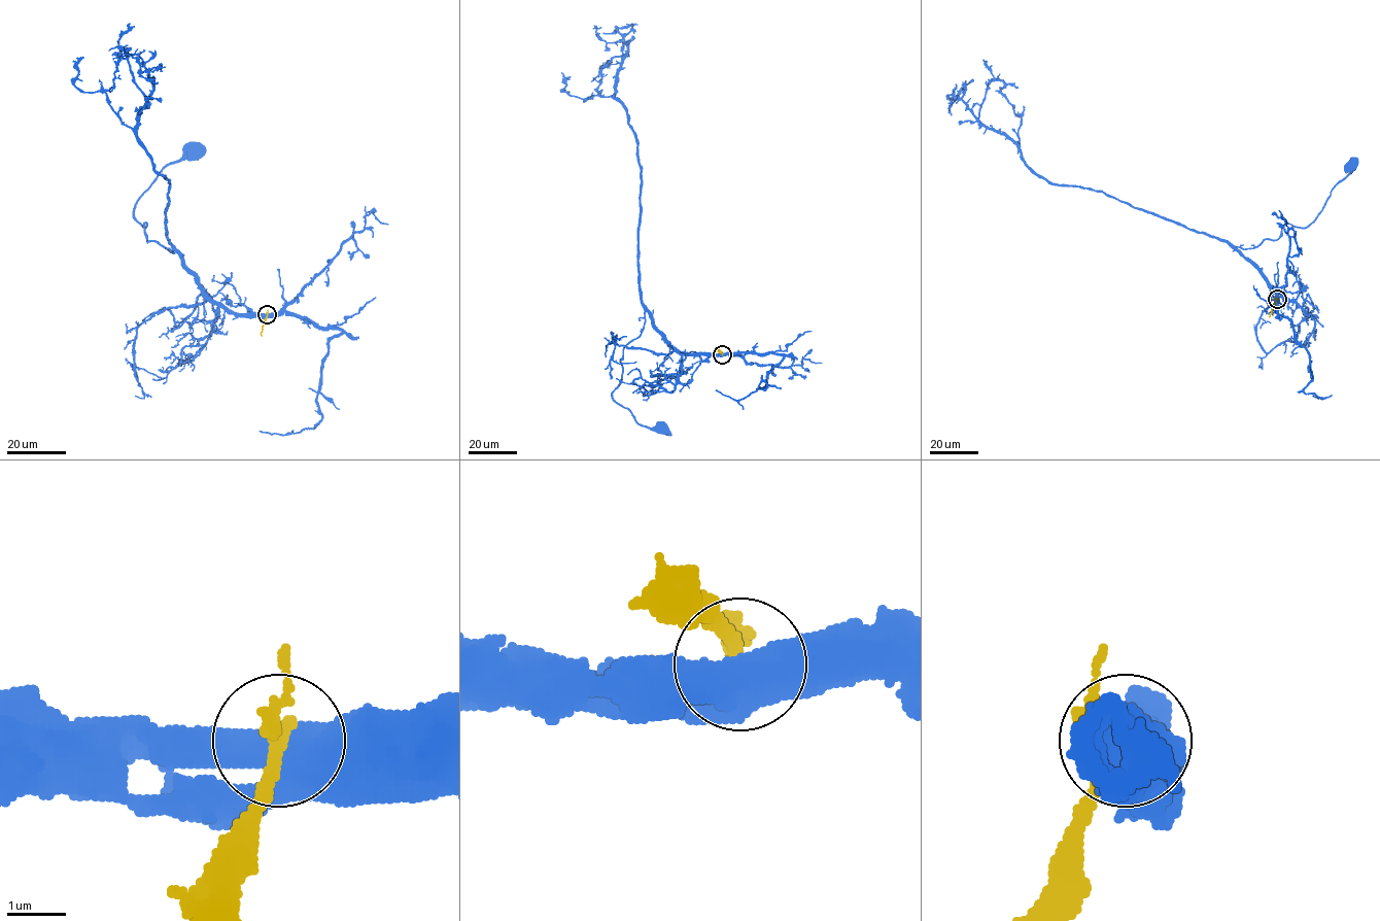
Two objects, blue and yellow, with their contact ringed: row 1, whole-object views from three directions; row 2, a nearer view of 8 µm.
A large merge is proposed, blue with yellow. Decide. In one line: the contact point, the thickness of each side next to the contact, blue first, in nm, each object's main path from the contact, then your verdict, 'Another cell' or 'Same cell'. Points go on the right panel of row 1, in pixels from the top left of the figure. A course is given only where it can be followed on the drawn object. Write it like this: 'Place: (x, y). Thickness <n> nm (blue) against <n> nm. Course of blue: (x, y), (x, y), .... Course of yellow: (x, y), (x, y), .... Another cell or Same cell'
Place: (1277, 299). Thickness 480 nm (blue) against 240 nm. Course of blue: (1277, 299), (1261, 272), (1234, 246), (1253, 248), (1265, 239), (1276, 240), (1286, 224), (1306, 228), (1350, 167). Course of yellow: (1277, 299), (1269, 316). Another cell

